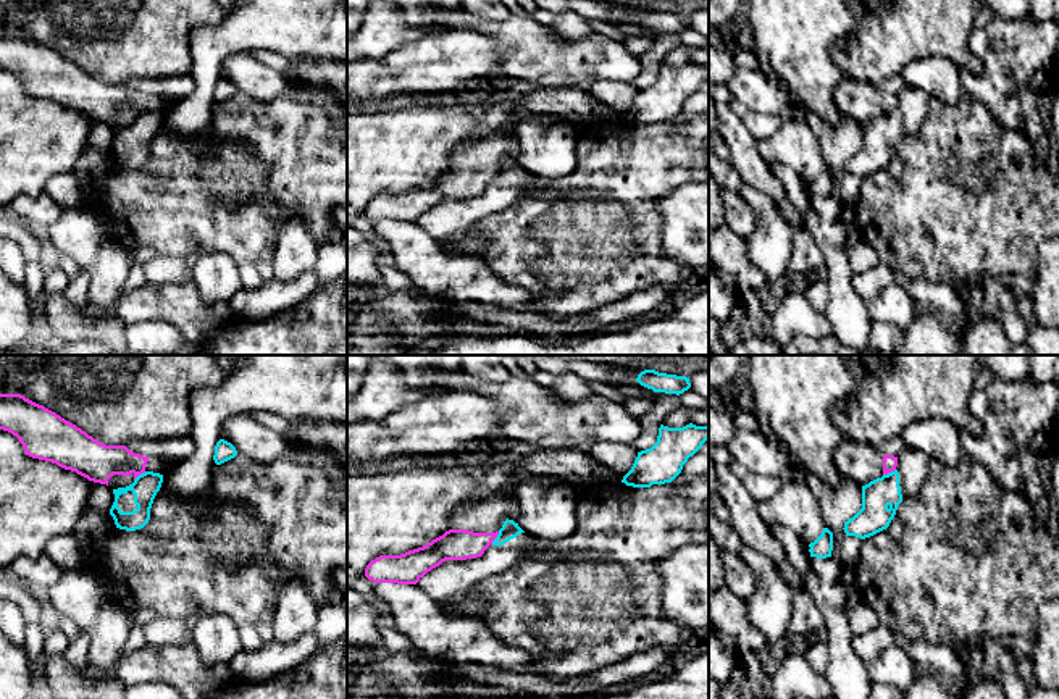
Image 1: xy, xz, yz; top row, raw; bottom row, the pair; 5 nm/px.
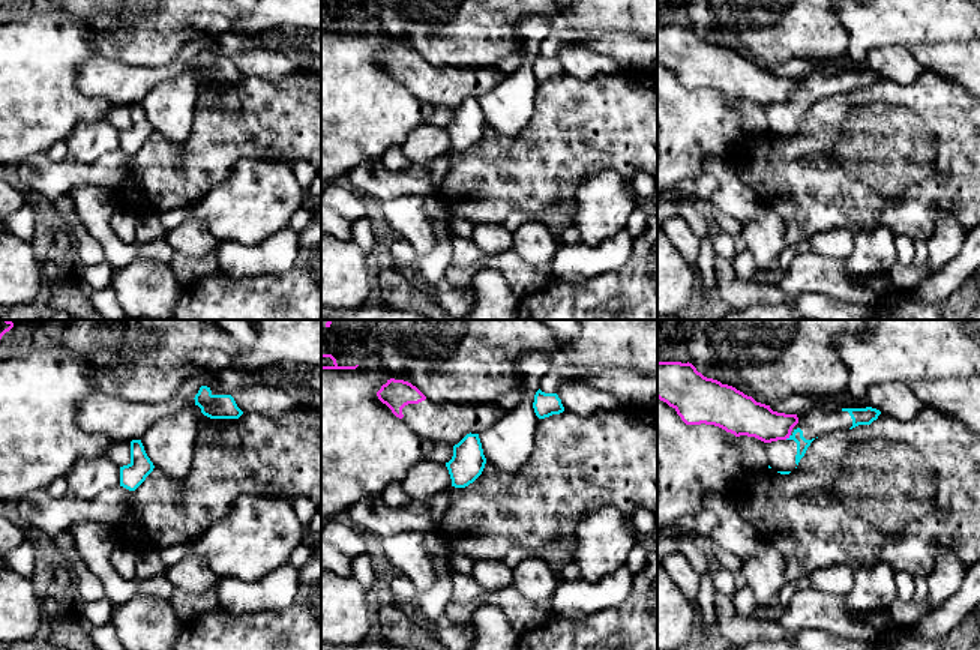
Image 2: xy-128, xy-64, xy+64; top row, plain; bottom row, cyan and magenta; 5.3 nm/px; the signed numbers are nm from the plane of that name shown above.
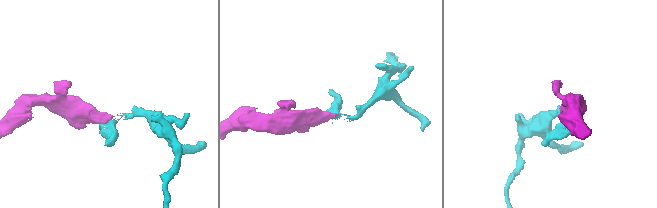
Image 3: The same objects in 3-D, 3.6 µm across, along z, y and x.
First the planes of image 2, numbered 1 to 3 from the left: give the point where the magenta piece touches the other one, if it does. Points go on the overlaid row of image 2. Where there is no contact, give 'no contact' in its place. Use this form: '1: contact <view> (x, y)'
1: no contact
2: no contact
3: contact xy+64 (787, 439)

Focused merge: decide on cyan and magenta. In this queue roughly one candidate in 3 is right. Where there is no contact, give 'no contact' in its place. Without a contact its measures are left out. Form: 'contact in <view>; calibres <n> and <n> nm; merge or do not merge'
contact in xz; calibres 90 and 160 nm; do not merge

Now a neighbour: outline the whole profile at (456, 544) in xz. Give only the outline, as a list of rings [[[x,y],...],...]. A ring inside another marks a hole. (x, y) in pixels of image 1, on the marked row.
[[[541,475],[512,476],[509,492],[492,492],[476,504],[463,504],[455,509],[449,520],[449,531],[433,539],[423,547],[400,555],[379,555],[365,568],[365,576],[373,583],[416,584],[428,571],[446,560],[476,559],[497,538],[504,521],[518,523],[518,502],[515,483],[531,479],[542,486],[552,483],[552,478]]]

